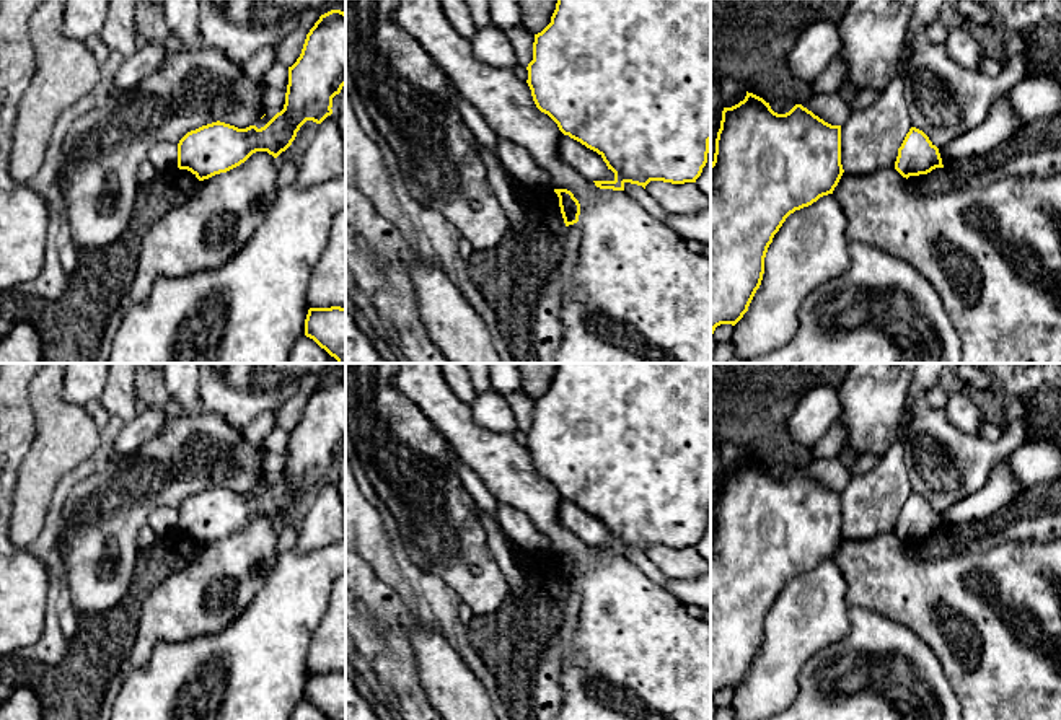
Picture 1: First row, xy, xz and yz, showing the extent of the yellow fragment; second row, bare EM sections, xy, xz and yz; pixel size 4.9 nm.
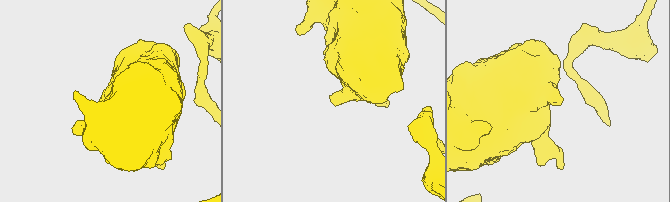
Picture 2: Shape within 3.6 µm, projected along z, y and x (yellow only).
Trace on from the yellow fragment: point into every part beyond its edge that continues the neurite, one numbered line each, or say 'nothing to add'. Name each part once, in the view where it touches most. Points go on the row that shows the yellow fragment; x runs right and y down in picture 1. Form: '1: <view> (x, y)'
nothing to add

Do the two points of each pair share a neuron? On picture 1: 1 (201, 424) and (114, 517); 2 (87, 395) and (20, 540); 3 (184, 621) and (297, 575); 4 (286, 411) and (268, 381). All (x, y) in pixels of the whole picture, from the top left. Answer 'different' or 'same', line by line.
1: same
2: different
3: different
4: different

